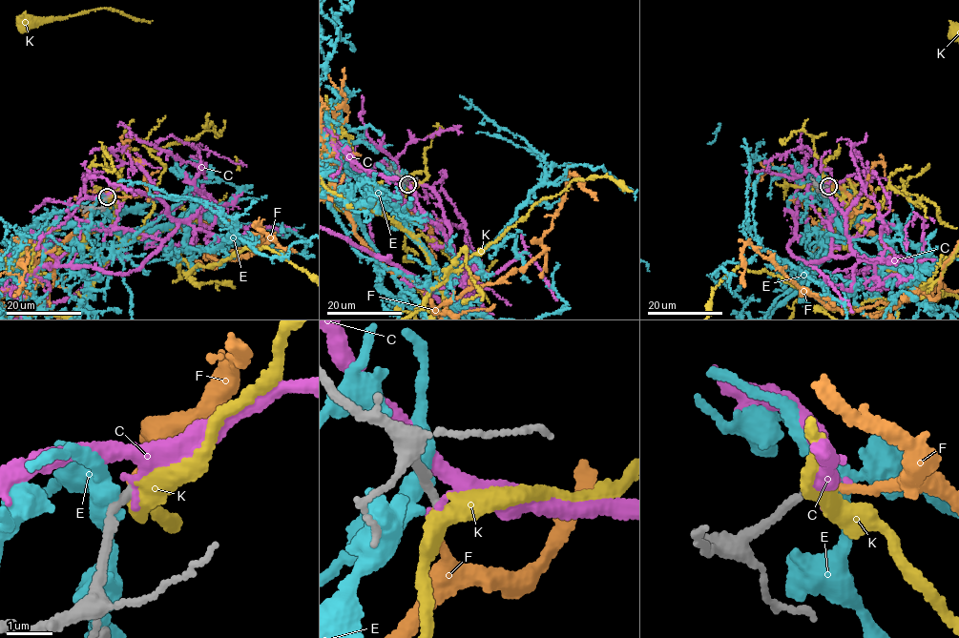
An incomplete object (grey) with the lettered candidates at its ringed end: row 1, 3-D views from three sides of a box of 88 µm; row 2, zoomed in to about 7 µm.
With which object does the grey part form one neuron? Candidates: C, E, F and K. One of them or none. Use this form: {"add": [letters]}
{"add": ["F"]}

